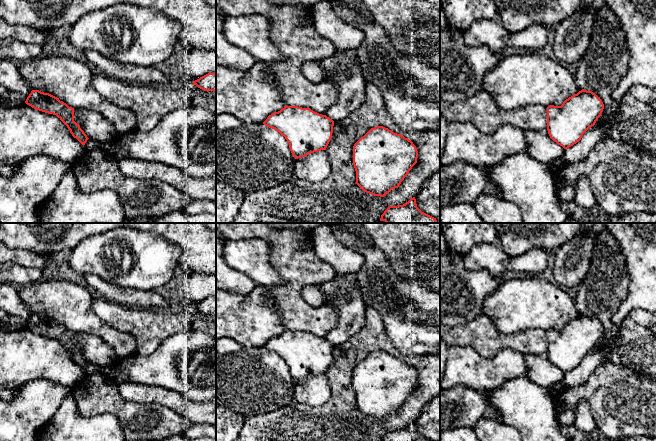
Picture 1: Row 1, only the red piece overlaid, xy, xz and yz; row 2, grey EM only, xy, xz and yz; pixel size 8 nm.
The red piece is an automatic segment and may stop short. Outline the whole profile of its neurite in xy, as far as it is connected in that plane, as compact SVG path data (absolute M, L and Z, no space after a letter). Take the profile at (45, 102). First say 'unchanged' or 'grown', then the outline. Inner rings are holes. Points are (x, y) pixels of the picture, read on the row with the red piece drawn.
unchanged; M32 90L25 103L36 110L56 115L83 146L89 139L80 125L74 121L74 108L69 107L57 97L39 90Z

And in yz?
unchanged; M582 89L566 99L561 106L547 107L548 134L558 145L568 149L595 125L603 109L600 97Z

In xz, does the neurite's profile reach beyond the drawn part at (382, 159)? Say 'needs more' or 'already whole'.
already whole

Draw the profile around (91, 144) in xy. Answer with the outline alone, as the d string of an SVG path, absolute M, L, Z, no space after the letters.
M89 138L85 143L84 148L86 151L101 148L101 142L98 142L96 139Z

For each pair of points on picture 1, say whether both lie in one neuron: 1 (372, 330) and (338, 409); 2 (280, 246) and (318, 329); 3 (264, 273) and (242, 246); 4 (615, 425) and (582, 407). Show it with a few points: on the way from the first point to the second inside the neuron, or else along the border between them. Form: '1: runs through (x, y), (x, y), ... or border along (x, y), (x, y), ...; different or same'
1: runs through (355, 350), (341, 367), (341, 389); same
2: runs through (292, 267), (292, 303), (297, 308); same
3: runs through (257, 266), (246, 253); same
4: border along (581, 399), (587, 402), (597, 428); different

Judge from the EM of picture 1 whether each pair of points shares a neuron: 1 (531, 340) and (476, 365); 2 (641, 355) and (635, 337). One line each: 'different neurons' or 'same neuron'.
1: different neurons
2: same neuron

